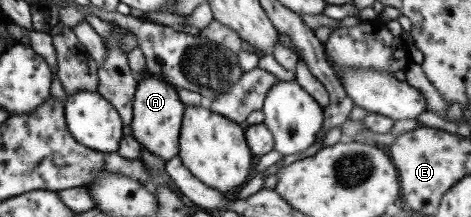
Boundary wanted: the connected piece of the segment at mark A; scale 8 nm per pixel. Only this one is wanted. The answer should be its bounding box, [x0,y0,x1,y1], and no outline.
[131,74,184,162]

